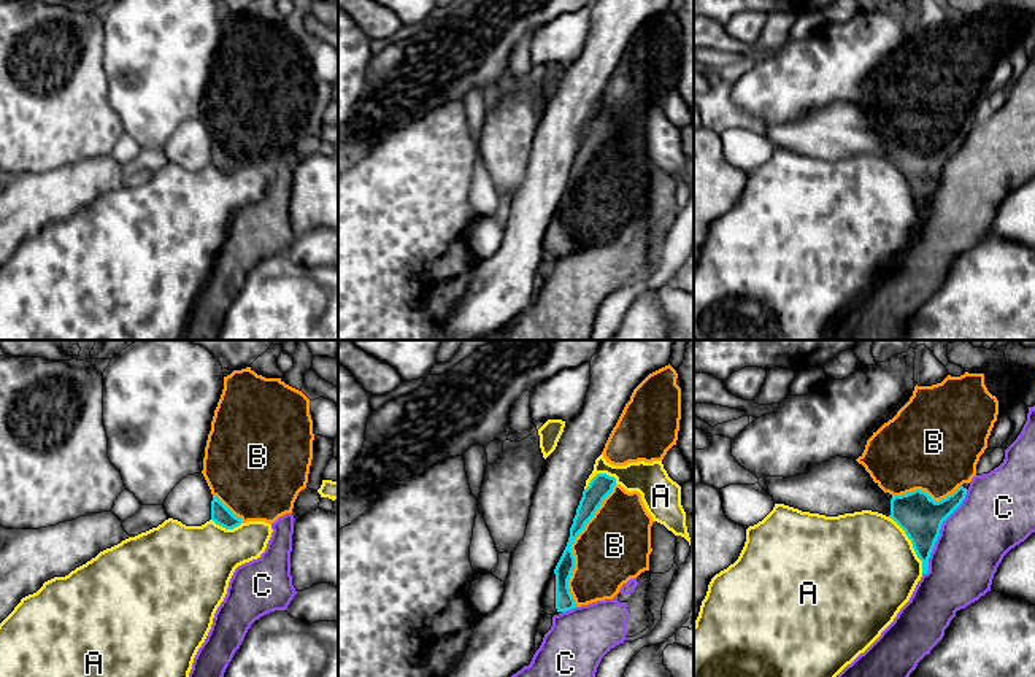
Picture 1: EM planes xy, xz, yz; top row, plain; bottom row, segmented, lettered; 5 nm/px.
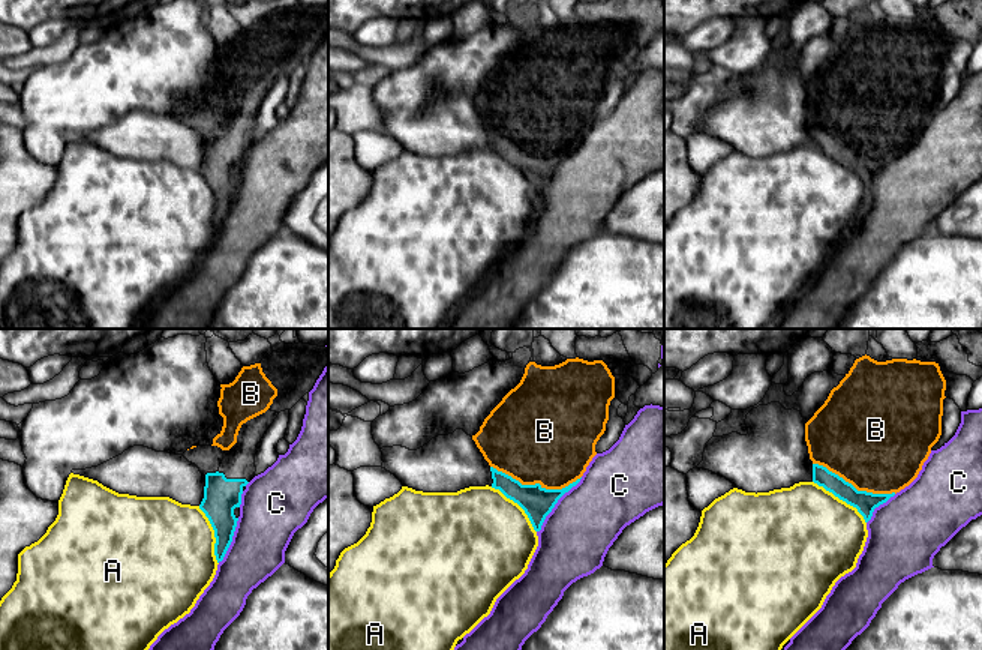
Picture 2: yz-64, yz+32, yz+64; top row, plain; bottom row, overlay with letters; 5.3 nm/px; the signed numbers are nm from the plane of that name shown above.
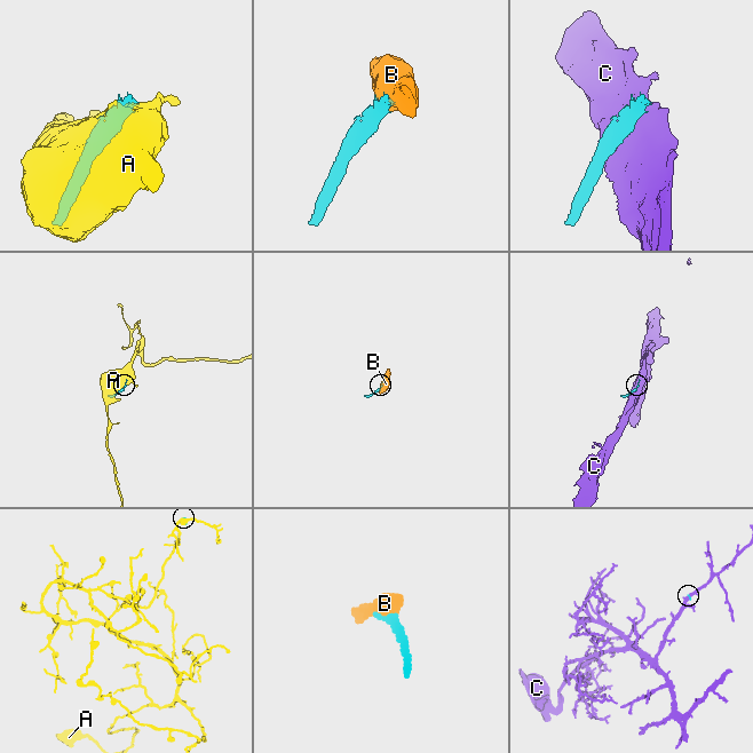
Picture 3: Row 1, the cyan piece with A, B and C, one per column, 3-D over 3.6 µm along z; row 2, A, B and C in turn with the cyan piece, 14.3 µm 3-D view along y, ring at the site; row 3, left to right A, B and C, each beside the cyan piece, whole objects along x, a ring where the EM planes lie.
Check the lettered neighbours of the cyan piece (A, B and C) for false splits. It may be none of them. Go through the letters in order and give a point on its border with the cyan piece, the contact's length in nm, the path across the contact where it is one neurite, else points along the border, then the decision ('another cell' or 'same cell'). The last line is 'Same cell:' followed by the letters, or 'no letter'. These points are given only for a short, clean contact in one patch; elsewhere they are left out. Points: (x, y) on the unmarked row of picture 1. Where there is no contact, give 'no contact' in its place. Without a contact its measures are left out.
A: contact yz (911, 186); length 340 nm; another cell
B: contact xz (570, 189); length 650 nm; same cell
C: contact yz (938, 177); length 480 nm; another cell
Same cell: B

